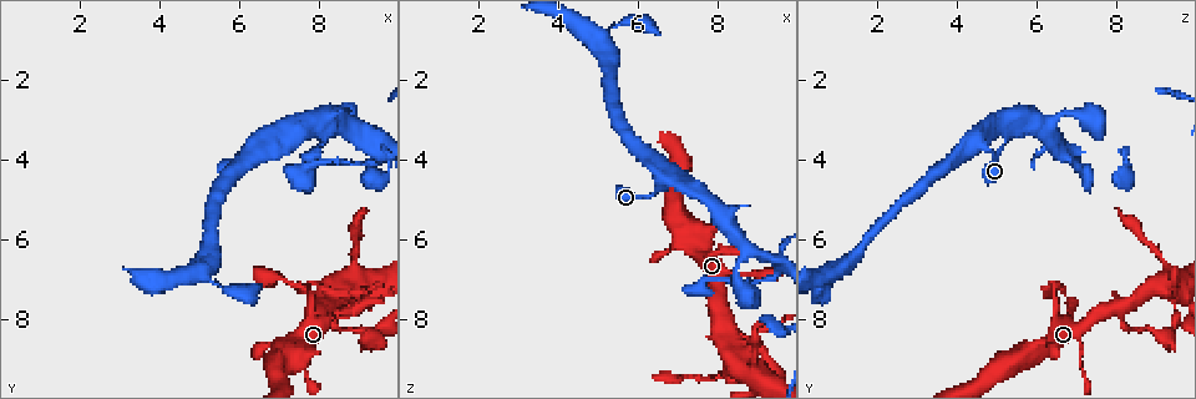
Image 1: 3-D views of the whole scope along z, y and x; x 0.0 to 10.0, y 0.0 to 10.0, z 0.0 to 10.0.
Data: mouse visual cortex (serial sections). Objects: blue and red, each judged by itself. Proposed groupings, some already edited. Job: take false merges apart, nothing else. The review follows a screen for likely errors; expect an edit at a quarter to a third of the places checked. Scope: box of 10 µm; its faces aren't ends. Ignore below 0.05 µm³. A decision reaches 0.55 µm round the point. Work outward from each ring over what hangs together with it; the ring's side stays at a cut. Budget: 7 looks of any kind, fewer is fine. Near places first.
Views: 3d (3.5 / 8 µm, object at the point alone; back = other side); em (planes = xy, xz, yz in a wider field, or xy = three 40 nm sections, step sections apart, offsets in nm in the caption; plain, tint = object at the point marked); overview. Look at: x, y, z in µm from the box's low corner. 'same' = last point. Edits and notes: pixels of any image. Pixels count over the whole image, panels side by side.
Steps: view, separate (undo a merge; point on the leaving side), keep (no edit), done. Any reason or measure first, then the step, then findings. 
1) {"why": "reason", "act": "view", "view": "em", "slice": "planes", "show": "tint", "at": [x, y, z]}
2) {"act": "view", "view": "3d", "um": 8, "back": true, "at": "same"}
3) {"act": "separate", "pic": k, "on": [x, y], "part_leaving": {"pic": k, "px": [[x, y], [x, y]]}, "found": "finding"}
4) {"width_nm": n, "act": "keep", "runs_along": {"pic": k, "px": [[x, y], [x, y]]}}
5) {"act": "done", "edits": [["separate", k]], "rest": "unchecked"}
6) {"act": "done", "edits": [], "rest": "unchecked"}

{"why": "sharp bend", "act": "view", "view": "3d", "um": 8, "at": [7.90, 7.05, 6.40]}

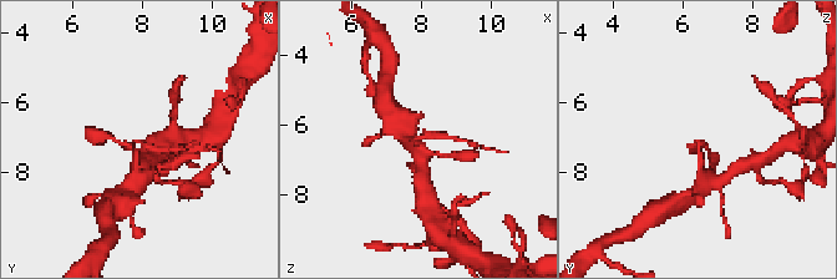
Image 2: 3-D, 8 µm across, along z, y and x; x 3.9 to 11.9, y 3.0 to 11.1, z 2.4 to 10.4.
{"act": "view", "view": "3d", "um": 3.5, "at": "same"}

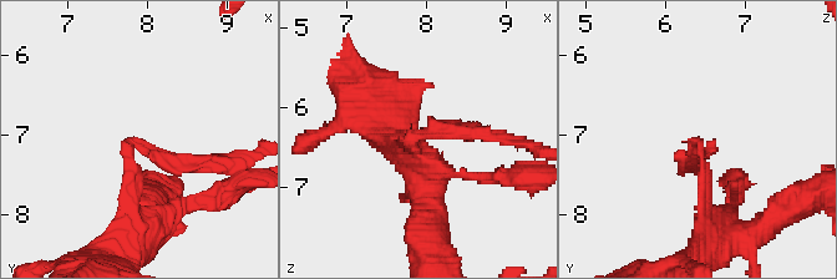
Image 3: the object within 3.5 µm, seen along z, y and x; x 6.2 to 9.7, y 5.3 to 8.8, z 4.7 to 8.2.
{"arm_widths_nm": [200, 200], "why": "now the EM", "act": "view", "view": "em", "slice": "xy", "step": 3, "show": "tint", "at": [7.85, 7.05, 6.35]}

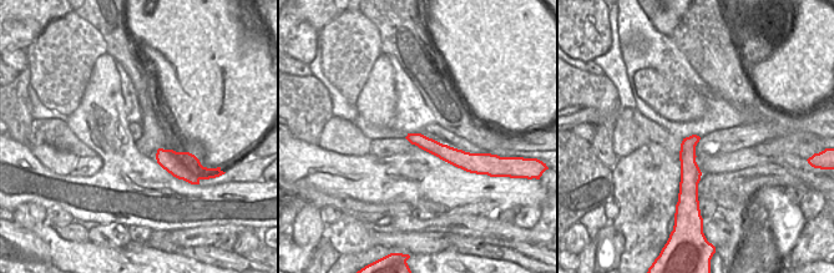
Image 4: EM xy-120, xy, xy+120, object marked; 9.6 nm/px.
{"act": "separate", "pic": 3, "on": [467, 135], "part_leaving": {"pic": 3, "px": [[429, 131], [506, 137], [536, 150]]}, "found": "two cells meet here"}

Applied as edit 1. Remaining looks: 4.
{"why": "see it whole again", "act": "view", "view": "overview"}

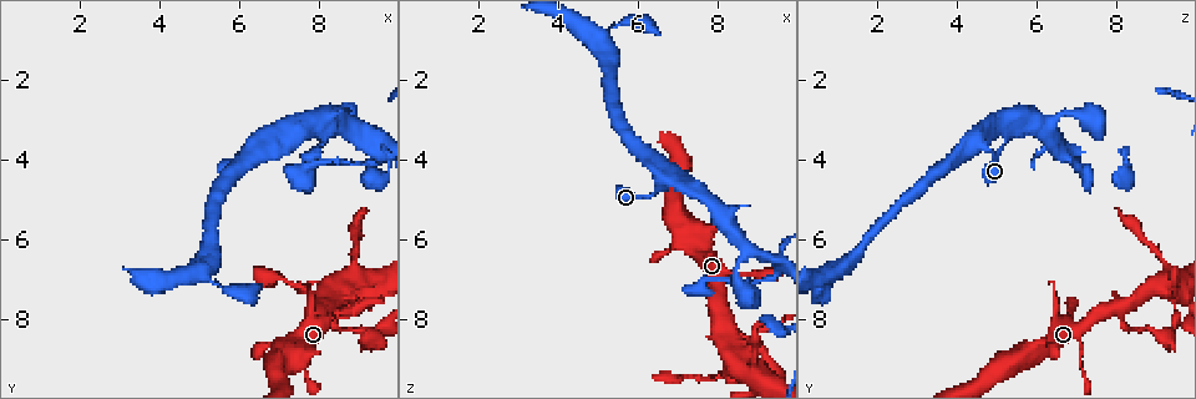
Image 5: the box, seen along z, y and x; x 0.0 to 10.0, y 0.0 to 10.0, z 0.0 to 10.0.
{"why": "sharp bend", "act": "view", "view": "3d", "um": 3.5, "at": [8.80, 6.80, 9.35]}

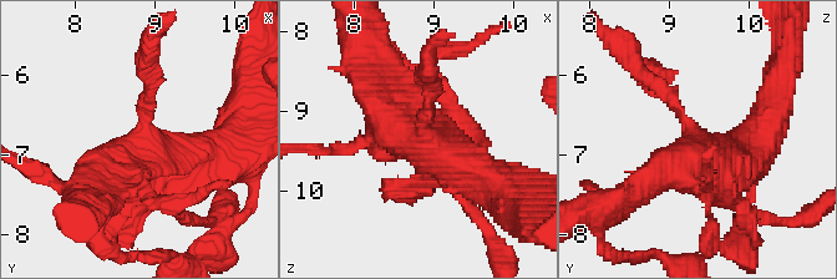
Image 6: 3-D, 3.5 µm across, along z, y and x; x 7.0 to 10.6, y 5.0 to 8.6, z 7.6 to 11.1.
{"why": "shape alone is not enough", "act": "view", "view": "em", "slice": "planes", "show": "tint", "at": [8.85, 6.80, 9.35]}

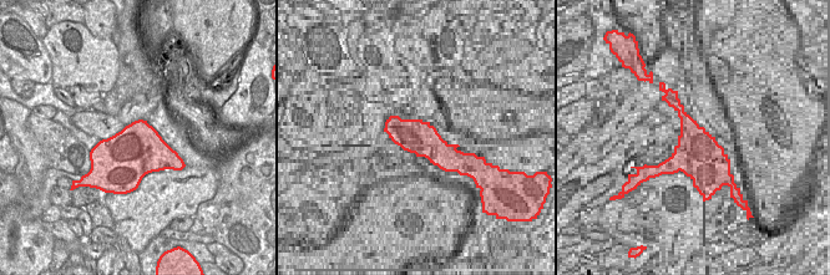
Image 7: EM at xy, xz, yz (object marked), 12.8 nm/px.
{"act": "keep", "found": "one cell here"}

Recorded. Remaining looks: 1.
{"act": "done", "edits": [["separate", 3]], "rest": "unchecked"}

